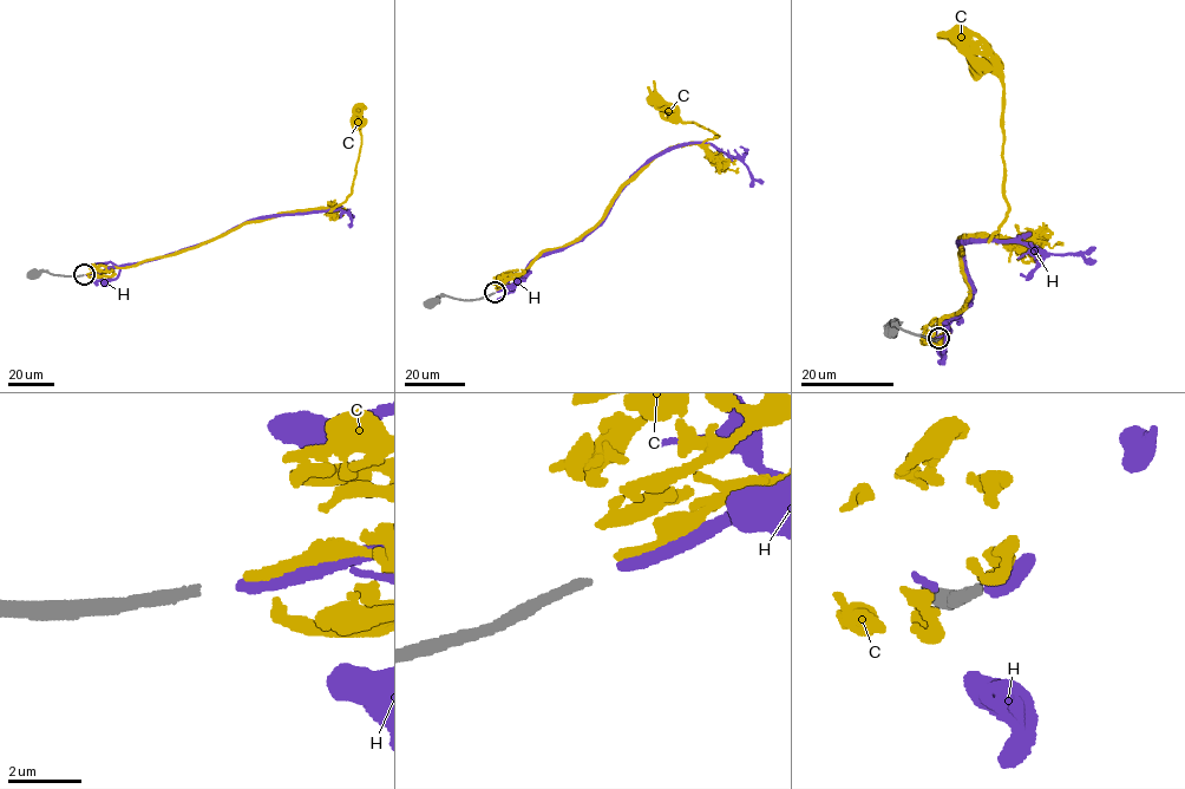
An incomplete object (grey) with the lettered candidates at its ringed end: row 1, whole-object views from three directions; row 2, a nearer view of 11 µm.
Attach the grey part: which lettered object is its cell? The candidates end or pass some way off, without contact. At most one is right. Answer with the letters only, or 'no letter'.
H

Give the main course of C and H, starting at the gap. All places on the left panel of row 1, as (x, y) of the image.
C: (86, 274), (170, 255), (250, 222), (282, 214), (333, 209), (351, 193), (353, 183), (361, 147), (357, 109)
H: (86, 274), (179, 252), (264, 217), (340, 209), (354, 216)

